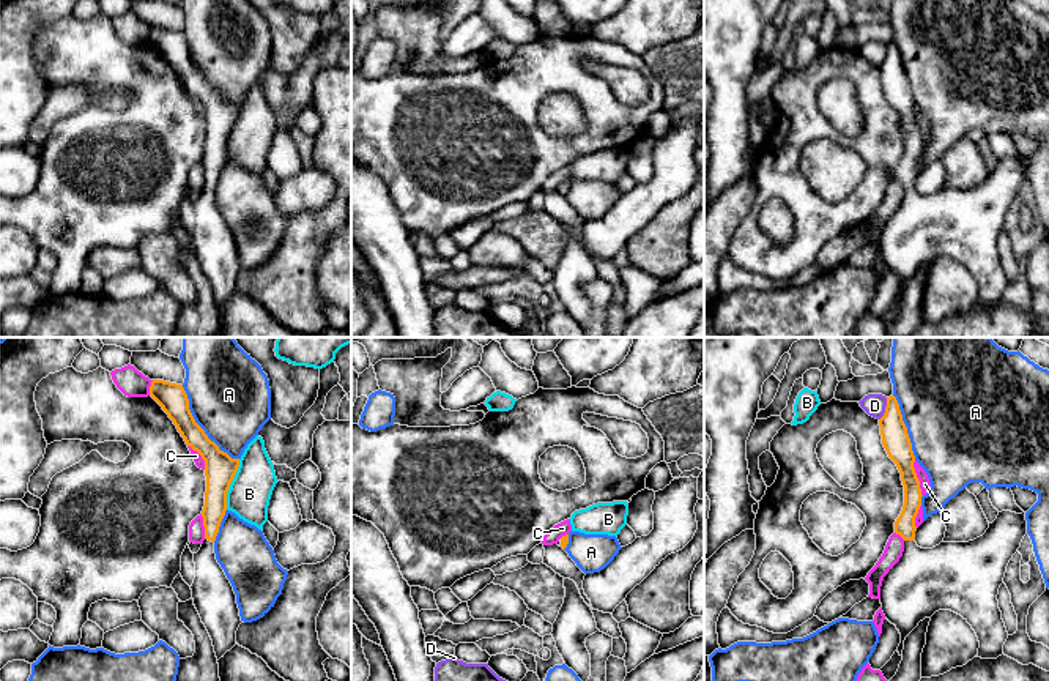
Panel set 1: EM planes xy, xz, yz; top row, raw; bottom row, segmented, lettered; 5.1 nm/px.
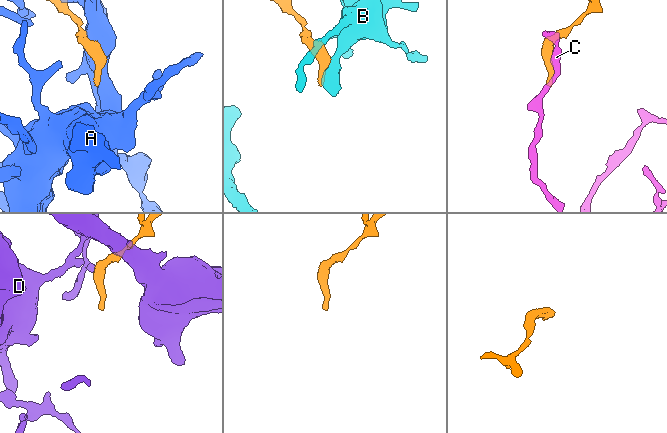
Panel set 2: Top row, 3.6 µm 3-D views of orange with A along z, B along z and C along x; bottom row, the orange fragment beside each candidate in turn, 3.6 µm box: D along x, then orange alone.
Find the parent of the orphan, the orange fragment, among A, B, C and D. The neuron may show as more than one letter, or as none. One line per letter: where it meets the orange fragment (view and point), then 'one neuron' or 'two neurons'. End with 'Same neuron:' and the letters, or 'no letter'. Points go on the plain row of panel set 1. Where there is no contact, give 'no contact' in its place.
A: meets orange in xy at (199, 73); two neurons
B: meets orange in xy at (230, 130); two neurons
C: meets orange in yz at (917, 125); two neurons
D: meets orange in yz at (885, 55); two neurons
Same neuron: no letter

